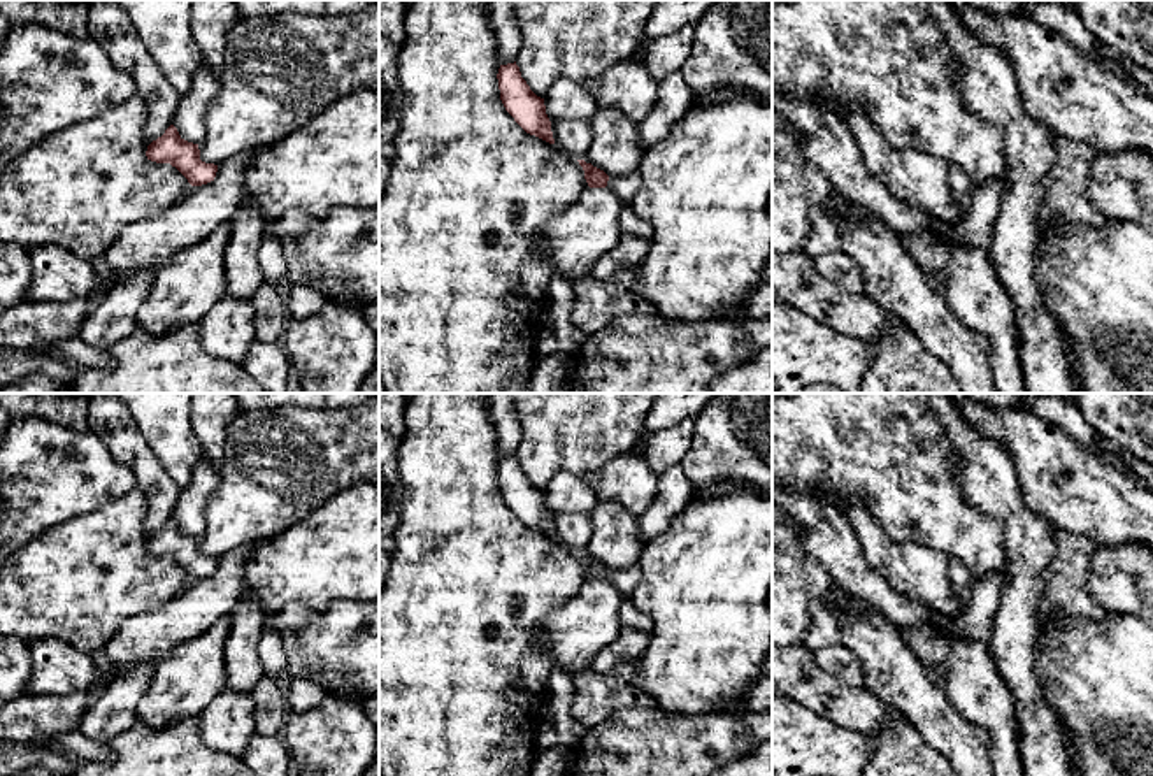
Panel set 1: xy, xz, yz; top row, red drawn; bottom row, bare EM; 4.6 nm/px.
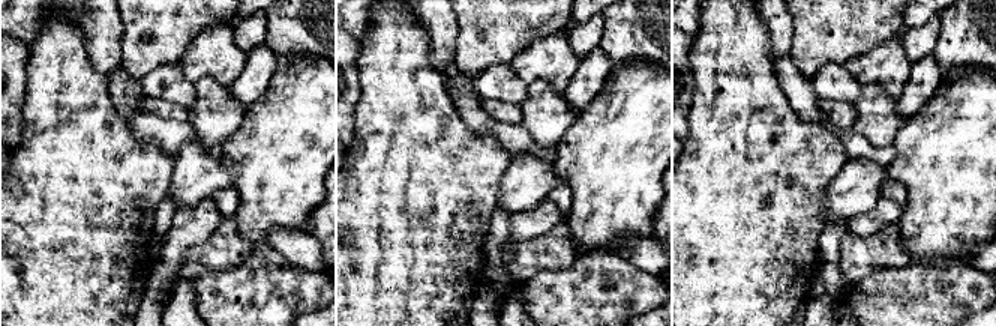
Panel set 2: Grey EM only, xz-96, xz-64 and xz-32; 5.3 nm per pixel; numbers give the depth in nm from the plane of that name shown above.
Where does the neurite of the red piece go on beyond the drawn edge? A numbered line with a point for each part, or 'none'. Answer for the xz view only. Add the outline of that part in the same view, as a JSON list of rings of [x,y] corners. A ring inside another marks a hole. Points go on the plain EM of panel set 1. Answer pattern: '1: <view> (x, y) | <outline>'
1: xz (625, 582) | [[[639,565],[628,567],[625,571],[611,571],[605,583],[616,586],[621,593],[630,595],[642,579],[642,571]]]

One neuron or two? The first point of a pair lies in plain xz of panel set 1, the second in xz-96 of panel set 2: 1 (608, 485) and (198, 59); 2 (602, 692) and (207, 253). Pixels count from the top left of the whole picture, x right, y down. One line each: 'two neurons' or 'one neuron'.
1: one neuron
2: one neuron

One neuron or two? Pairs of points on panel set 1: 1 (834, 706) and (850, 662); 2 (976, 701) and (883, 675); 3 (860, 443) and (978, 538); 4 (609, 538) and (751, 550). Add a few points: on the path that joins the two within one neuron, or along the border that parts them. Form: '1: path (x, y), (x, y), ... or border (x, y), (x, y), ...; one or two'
1: border (811, 655), (825, 671), (845, 683), (862, 685); two
2: border (920, 659), (930, 680), (971, 724); two
3: path (890, 469), (948, 524); one
4: border (644, 545), (637, 564); two

